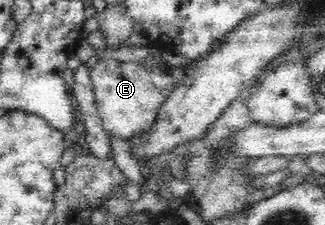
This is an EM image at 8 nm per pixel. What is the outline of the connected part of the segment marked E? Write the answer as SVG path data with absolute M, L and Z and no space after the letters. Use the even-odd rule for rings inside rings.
M116 58L100 60L91 68L96 110L100 123L111 136L129 140L152 124L160 104L174 89L174 79L160 73L158 69L137 62L120 62Z

